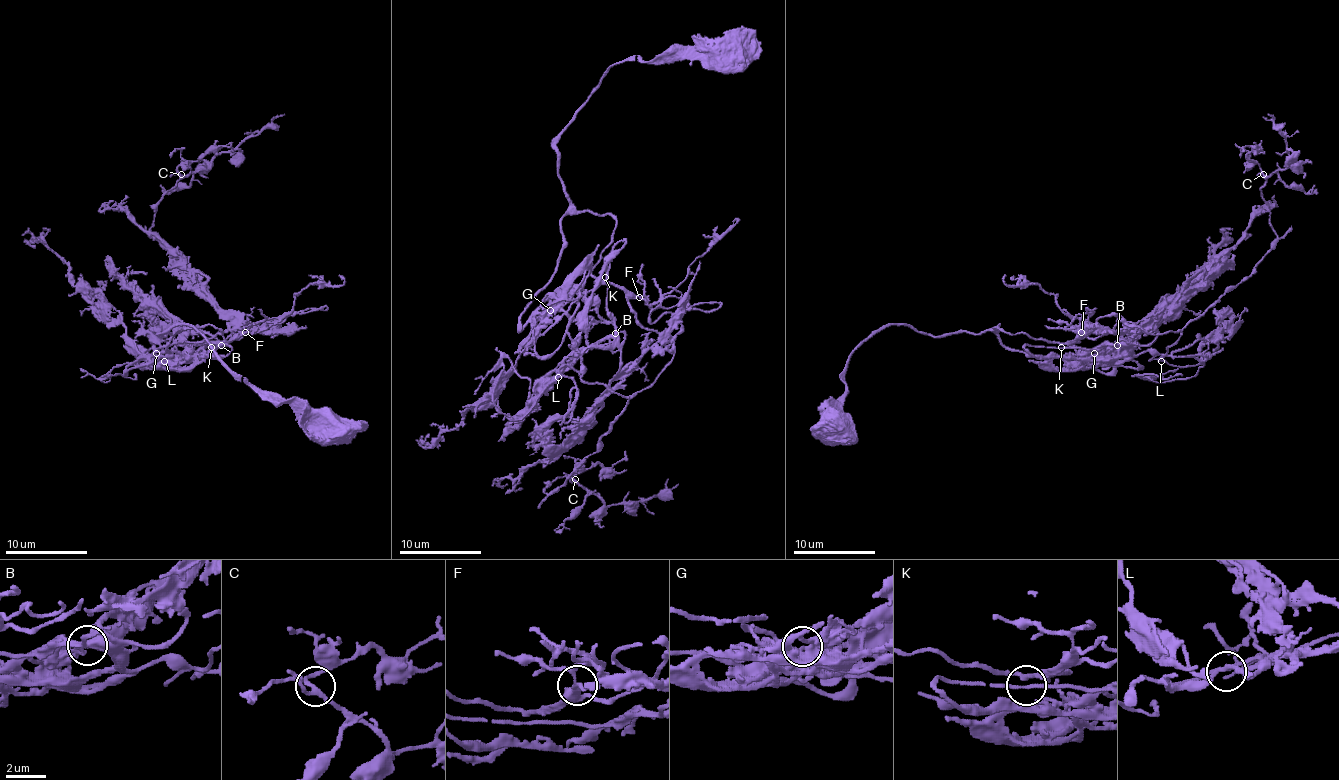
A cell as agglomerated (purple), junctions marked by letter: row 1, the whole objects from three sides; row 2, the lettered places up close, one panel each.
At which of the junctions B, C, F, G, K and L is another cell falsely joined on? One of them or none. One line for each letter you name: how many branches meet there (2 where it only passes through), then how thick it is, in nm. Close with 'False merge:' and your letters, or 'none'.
False merge: none

